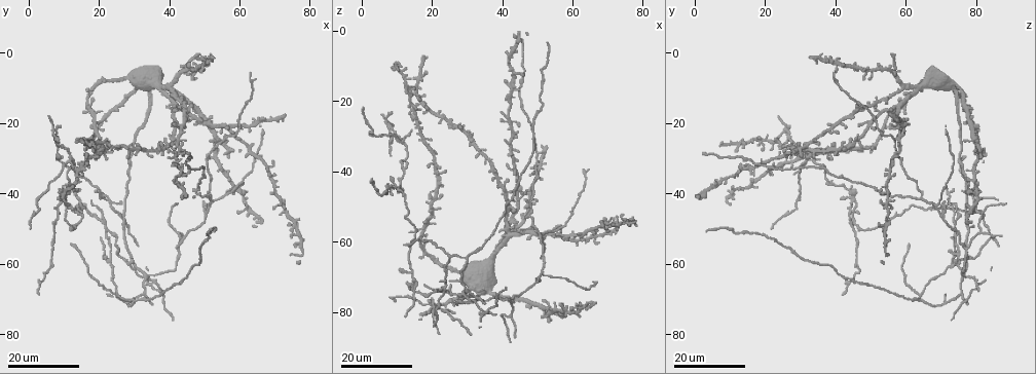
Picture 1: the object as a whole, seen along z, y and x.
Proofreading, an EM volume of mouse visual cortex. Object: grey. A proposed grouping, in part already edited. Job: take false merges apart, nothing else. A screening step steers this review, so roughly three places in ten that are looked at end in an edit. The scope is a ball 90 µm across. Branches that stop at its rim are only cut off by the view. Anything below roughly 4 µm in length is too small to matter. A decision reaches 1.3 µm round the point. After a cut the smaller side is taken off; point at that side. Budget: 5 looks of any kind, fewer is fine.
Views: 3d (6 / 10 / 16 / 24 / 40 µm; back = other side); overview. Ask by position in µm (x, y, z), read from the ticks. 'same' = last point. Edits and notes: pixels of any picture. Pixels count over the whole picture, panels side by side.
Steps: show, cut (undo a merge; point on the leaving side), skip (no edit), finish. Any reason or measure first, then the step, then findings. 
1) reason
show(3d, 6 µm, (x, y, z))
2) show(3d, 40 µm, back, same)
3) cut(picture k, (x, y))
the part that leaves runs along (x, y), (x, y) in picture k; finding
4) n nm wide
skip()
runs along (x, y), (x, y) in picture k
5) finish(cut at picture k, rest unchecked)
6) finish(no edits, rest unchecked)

three arms meet
show(3d, 16 µm, (29.5, 70.5, 64.0))

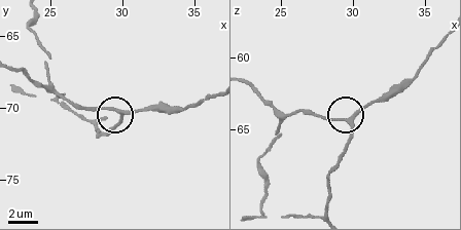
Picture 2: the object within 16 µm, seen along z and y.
show(3d, 6 µm, (29.8, 70.2, 64.4))

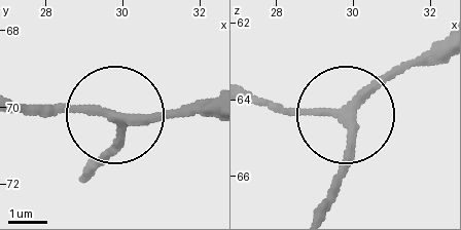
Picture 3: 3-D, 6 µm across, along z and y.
show(3d, 6 µm, back, (29.70, 70.20, 64.45))

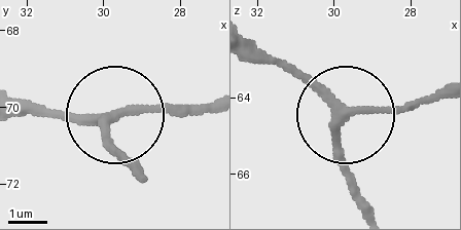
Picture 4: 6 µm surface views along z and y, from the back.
skip()
runs along (140, 166), (100, 117), (35, 117) in picture 4; all the same cell

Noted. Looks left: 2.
side arm on a straight run
show(3d, 24 µm, (50.5, 46.0, 70.0))

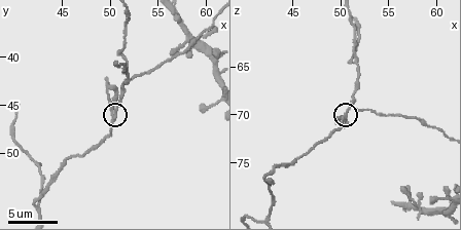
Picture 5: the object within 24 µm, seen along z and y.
closer look
show(3d, 10 µm, (50.4, 46.2, 70.0))

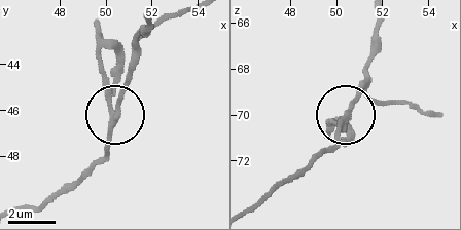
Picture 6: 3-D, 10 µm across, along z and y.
3 arms
cut(picture 6, (114, 89))
two cells meet here

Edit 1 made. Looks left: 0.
finish(cut at picture 6, rest unchecked)

